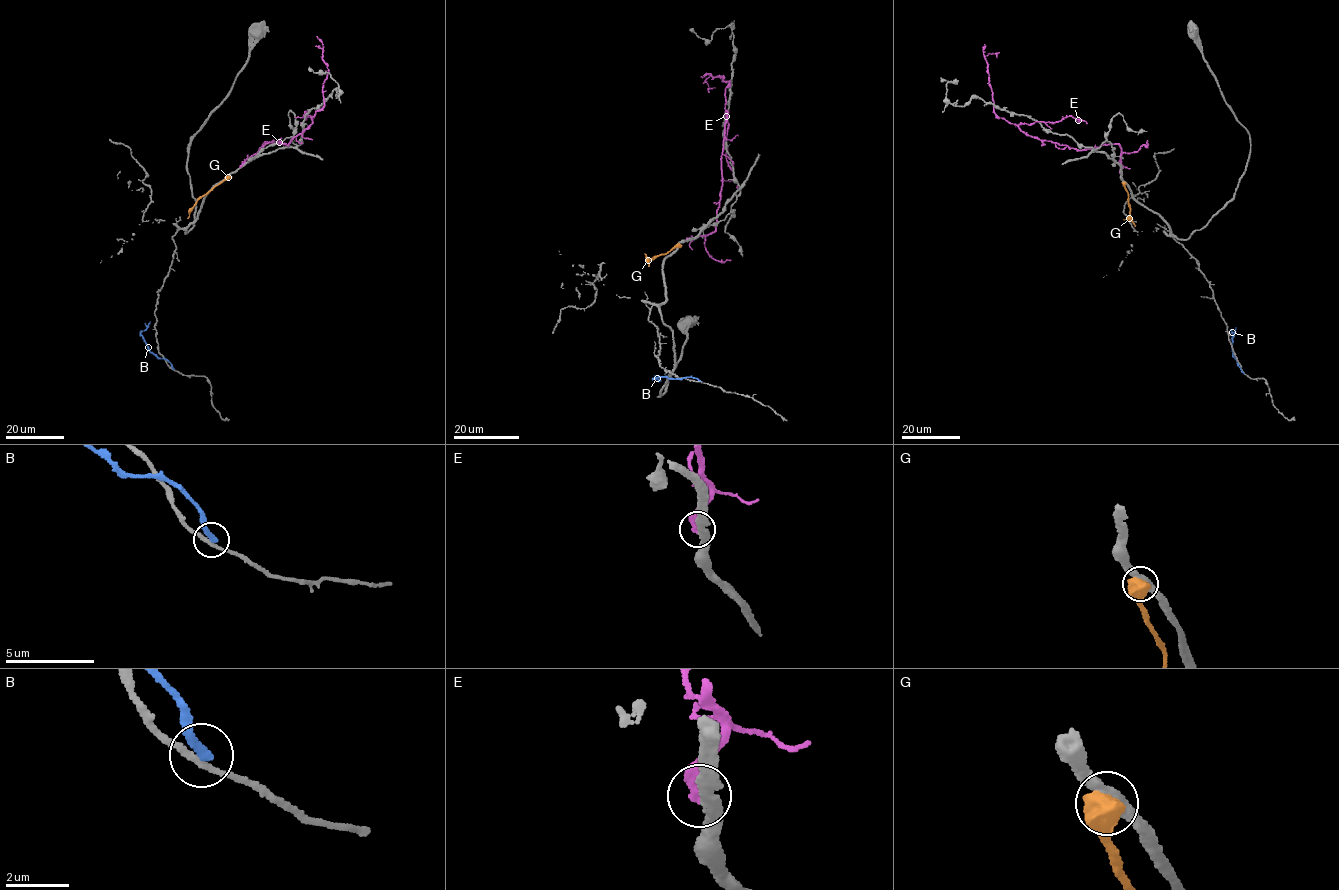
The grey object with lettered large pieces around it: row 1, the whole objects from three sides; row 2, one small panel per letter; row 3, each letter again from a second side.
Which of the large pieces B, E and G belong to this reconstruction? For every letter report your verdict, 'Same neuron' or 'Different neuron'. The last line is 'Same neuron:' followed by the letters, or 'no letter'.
B: Different neuron
E: Different neuron
G: Different neuron
Same neuron: no letter

